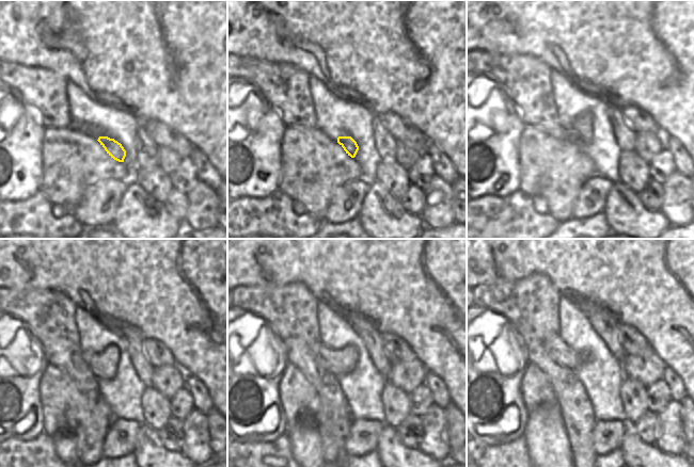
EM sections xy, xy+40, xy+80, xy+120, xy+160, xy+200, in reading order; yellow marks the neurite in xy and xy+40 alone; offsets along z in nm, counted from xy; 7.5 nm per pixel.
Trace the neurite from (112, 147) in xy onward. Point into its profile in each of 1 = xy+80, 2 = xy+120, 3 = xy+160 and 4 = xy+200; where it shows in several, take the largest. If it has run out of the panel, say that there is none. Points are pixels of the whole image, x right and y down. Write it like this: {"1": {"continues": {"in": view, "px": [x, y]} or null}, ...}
{"1": {"continues": {"in": "xy+80", "px": [582, 125]}}, "2": {"continues": {"in": "xy+120", "px": [103, 366]}}, "3": {"continues": {"in": "xy+160", "px": [336, 361]}}, "4": {"continues": {"in": "xy+200", "px": [565, 356]}}}

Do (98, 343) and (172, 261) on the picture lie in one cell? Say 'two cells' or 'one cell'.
two cells

